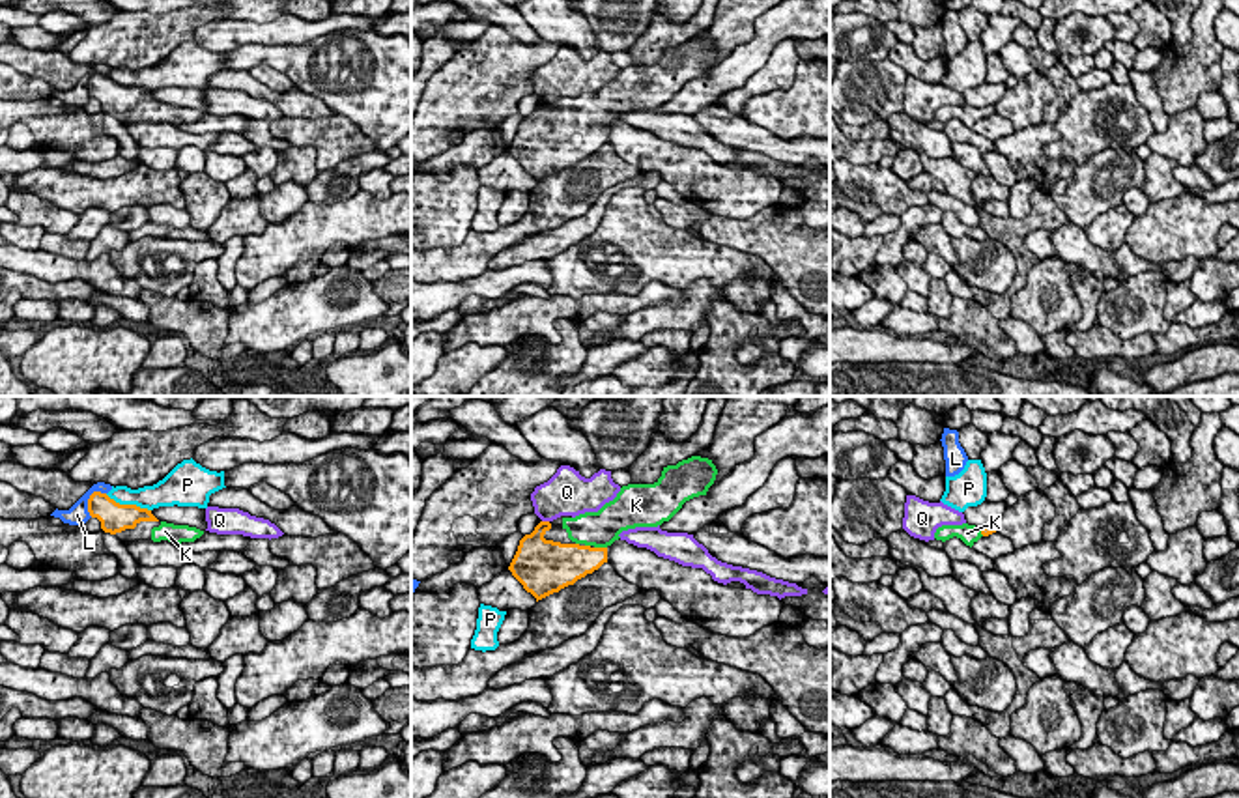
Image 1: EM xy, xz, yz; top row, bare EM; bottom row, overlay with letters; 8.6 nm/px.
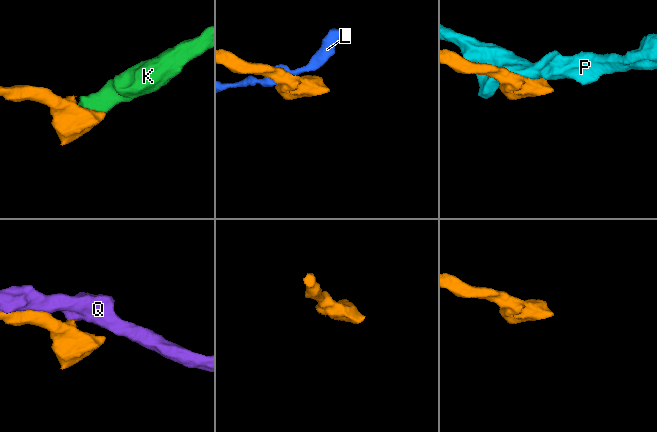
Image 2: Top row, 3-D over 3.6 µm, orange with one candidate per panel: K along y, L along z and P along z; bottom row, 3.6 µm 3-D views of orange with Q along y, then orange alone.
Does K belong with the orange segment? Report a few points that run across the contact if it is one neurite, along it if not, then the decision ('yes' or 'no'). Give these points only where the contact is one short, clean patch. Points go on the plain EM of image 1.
line xz (576, 142), (589, 141), (600, 129), (600, 111); yes

